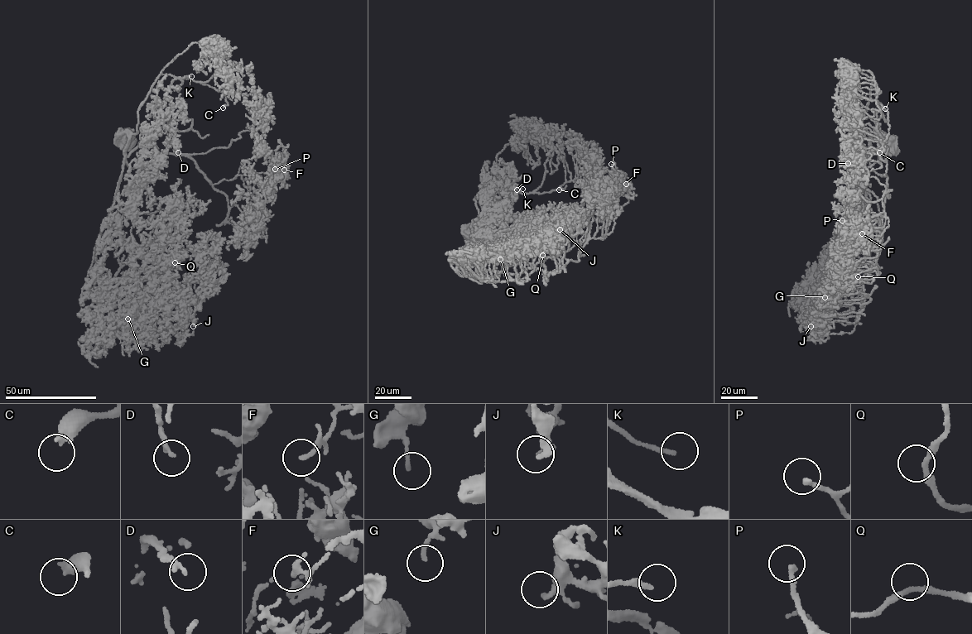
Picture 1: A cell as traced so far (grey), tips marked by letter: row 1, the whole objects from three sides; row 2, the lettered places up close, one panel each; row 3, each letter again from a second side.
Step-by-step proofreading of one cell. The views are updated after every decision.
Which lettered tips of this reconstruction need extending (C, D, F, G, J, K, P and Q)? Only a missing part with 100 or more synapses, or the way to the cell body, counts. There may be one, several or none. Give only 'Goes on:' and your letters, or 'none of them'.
Goes on: C, K

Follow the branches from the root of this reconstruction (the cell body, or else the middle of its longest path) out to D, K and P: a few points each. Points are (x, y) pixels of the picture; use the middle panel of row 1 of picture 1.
D: (473, 237), (473, 222), (478, 230), (512, 221), (512, 190), (517, 189)
K: (473, 237), (471, 226), (478, 214), (473, 199), (484, 185), (513, 183), (522, 189)
P: (473, 237), (473, 222), (475, 232), (507, 237), (606, 203), (611, 164)

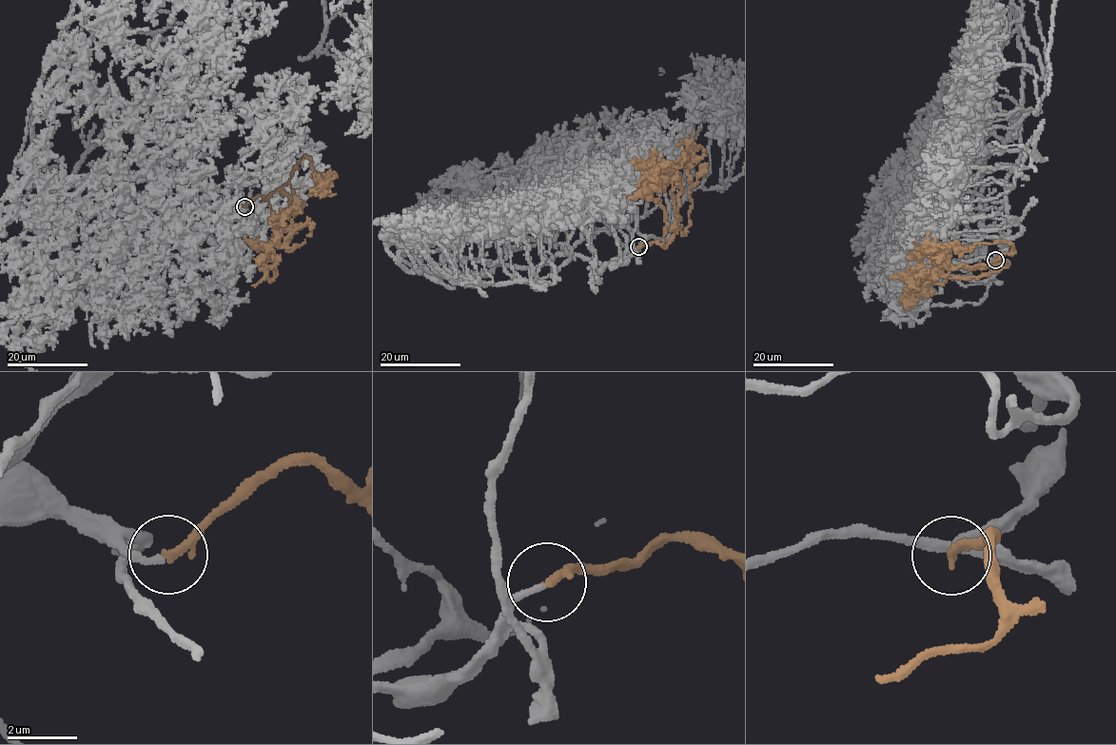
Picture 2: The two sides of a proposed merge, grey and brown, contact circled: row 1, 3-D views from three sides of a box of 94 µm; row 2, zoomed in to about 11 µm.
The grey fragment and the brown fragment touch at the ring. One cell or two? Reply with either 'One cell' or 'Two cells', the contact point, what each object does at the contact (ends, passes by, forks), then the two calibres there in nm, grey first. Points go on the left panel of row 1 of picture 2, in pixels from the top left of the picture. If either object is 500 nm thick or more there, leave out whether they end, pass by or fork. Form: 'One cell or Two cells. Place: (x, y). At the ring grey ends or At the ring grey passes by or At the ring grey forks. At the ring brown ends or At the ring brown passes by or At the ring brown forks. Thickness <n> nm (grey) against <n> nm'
One cell. Place: (244, 206). At the ring grey ends. At the ring brown ends. Thickness 180 nm (grey) against 240 nm

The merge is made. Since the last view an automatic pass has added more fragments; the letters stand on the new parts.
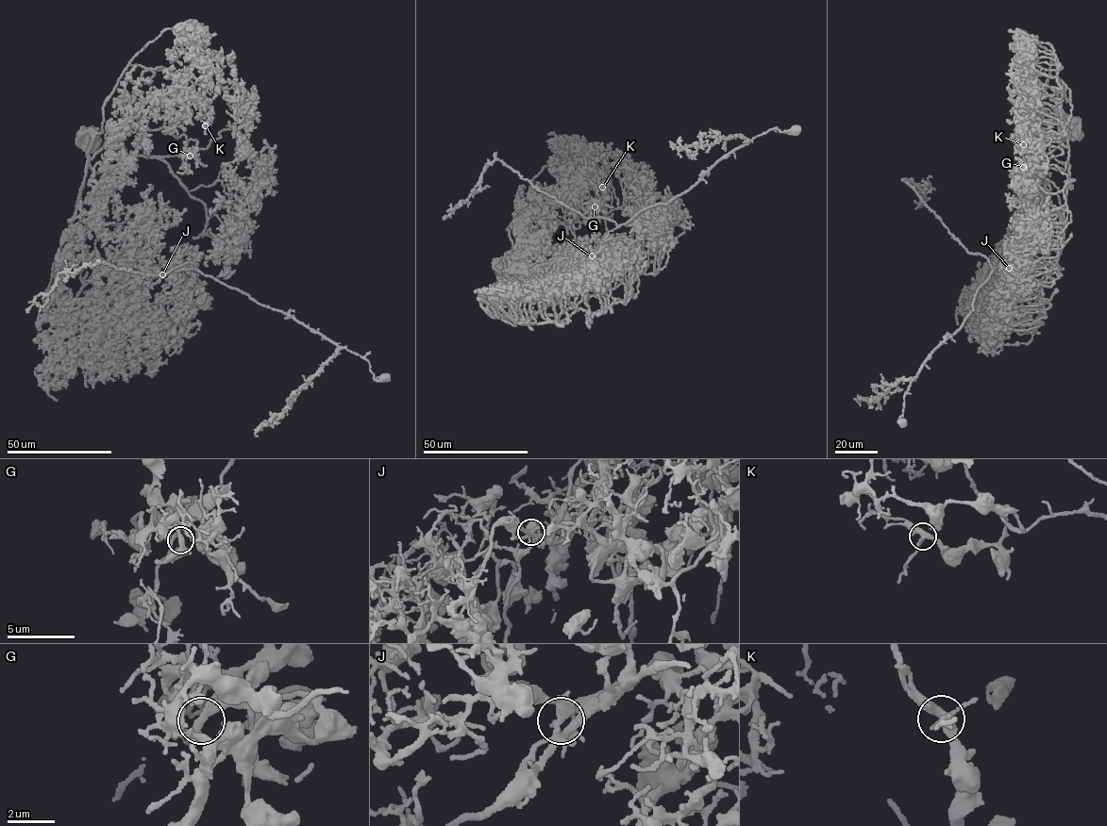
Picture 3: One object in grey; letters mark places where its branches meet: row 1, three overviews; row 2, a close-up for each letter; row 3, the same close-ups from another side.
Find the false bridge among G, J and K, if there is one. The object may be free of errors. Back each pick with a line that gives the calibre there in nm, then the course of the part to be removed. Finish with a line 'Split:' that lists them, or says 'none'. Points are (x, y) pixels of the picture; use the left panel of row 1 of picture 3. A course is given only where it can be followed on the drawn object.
J: Thickness 320 nm. Course of the part to remove: (162, 274), (173, 270), (197, 270), (293, 317), (338, 346), (283, 411), (259, 425), (257, 437)
Split: J

